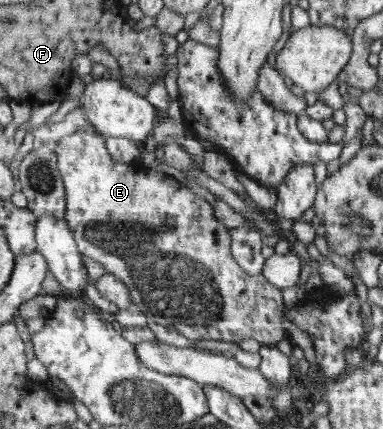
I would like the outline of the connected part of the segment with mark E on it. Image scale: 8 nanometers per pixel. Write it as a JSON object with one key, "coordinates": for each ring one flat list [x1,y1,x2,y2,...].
{"coordinates":[[93,125,85,129,80,128,78,132,71,136,63,137,57,147,57,166,59,166,59,172,63,176,65,190,67,190,65,218,69,228,72,229,76,236,76,242,79,245,81,254,99,262,109,275,115,276,127,284,136,310,143,312,147,316,148,322,155,322,167,327,172,326,177,332,187,337,188,341,222,340,223,342,239,343,241,340,245,340,245,338,254,338,260,344,275,345,277,342,281,342,283,338,289,338,287,336,288,332,285,330,285,326,283,326,285,324,283,322,285,306,281,289,269,283,263,278,263,275,255,277,245,273,245,270,232,253,233,238,231,238,231,228,226,228,215,218,213,215,213,204,209,204,202,197,191,192,179,179,175,180,173,176,167,173,148,170,147,167,139,168,139,166,133,166,130,163,116,161,107,148,107,138,97,134,96,130]]}

